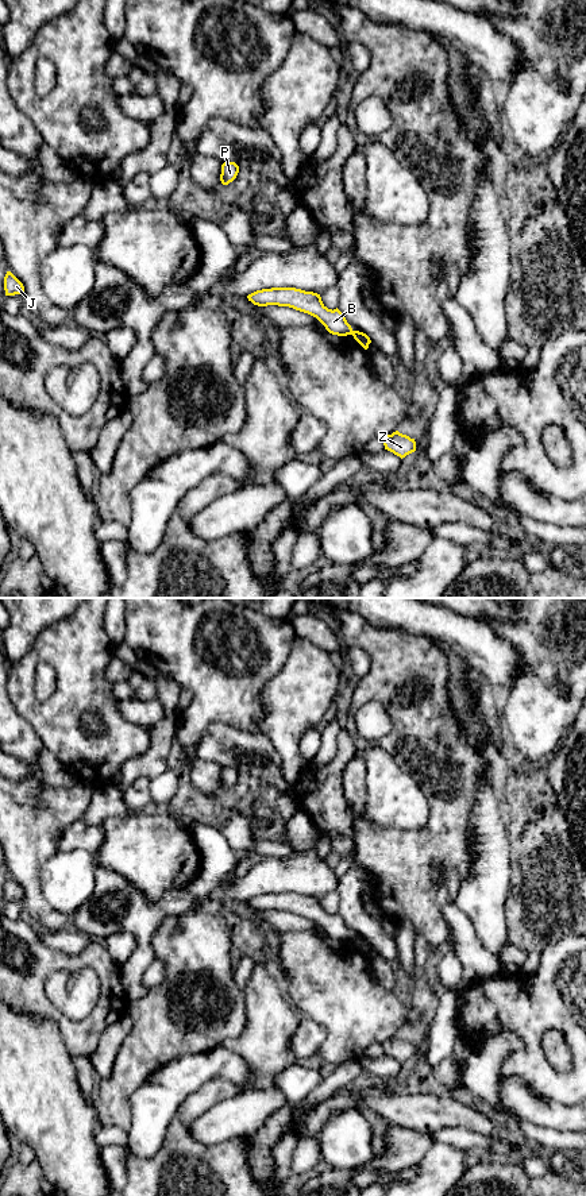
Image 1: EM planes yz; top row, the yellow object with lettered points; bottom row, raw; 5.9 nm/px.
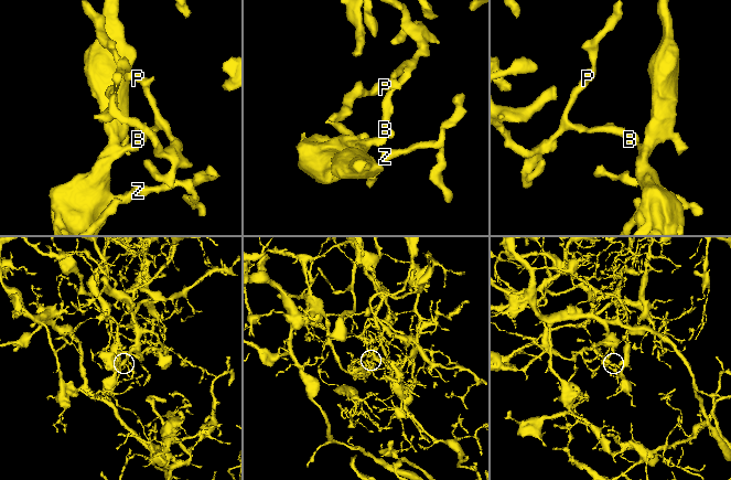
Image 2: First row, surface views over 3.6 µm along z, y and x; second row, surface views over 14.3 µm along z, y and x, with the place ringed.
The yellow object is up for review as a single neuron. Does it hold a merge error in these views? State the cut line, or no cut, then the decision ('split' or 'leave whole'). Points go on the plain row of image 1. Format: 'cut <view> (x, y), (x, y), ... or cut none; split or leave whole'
cut yz (354, 936), (351, 938); split

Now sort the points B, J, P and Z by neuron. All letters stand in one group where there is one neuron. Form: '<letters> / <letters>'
B J P / Z

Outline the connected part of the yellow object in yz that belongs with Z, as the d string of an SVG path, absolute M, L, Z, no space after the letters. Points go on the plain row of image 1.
M398 1035L381 1043L385 1054L393 1057L401 1064L416 1056L416 1046Z

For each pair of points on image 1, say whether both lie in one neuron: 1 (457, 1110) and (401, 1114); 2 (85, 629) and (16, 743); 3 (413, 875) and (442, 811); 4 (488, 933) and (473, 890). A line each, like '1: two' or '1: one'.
1: one
2: two
3: one
4: one

